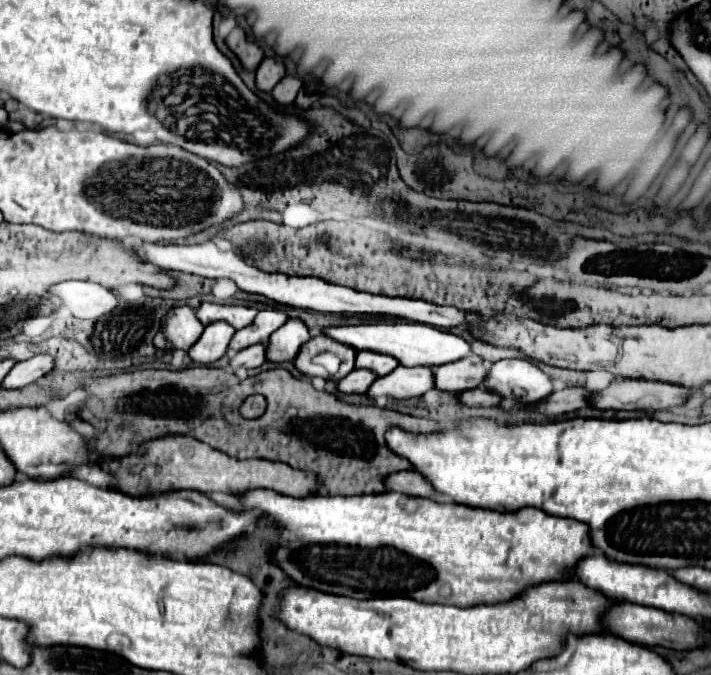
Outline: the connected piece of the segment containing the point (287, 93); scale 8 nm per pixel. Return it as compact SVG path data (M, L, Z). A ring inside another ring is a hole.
M284 76L278 82L278 86L274 86L272 96L280 104L292 104L294 98L296 98L296 94L298 94L298 90L300 90L300 86L302 86L300 78L296 78L296 76Z

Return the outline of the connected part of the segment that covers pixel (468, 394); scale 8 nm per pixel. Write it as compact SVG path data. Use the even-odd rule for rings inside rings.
M484 386L476 388L476 390L466 390L460 394L460 400L466 406L500 406L502 396L498 396L494 390L488 390Z

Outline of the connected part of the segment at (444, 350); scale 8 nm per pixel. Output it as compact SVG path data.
M402 322L402 324L356 324L356 326L328 326L322 328L322 334L342 342L346 346L352 346L356 350L372 350L380 354L390 354L398 358L400 364L404 366L442 366L456 362L460 358L466 358L472 348L470 344L452 332L428 326L428 324L418 324L418 322Z

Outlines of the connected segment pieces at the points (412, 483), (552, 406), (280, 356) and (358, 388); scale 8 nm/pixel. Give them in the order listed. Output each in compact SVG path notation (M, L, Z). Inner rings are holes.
M414 470L388 474L384 478L384 486L386 486L388 492L400 492L400 494L422 496L422 498L432 498L434 496L434 488L430 486L430 482Z
M564 388L552 392L544 402L538 404L538 410L548 414L564 414L564 412L576 412L580 408L588 408L588 398L592 396L586 388Z
M290 318L272 338L268 340L268 360L272 362L284 362L294 360L300 352L300 346L308 342L312 336L306 328L306 324L298 318Z
M356 368L352 370L348 376L344 376L340 382L338 382L338 390L340 392L346 392L346 394L364 394L372 382L376 380L378 376L372 372L372 370L366 370L366 368Z

